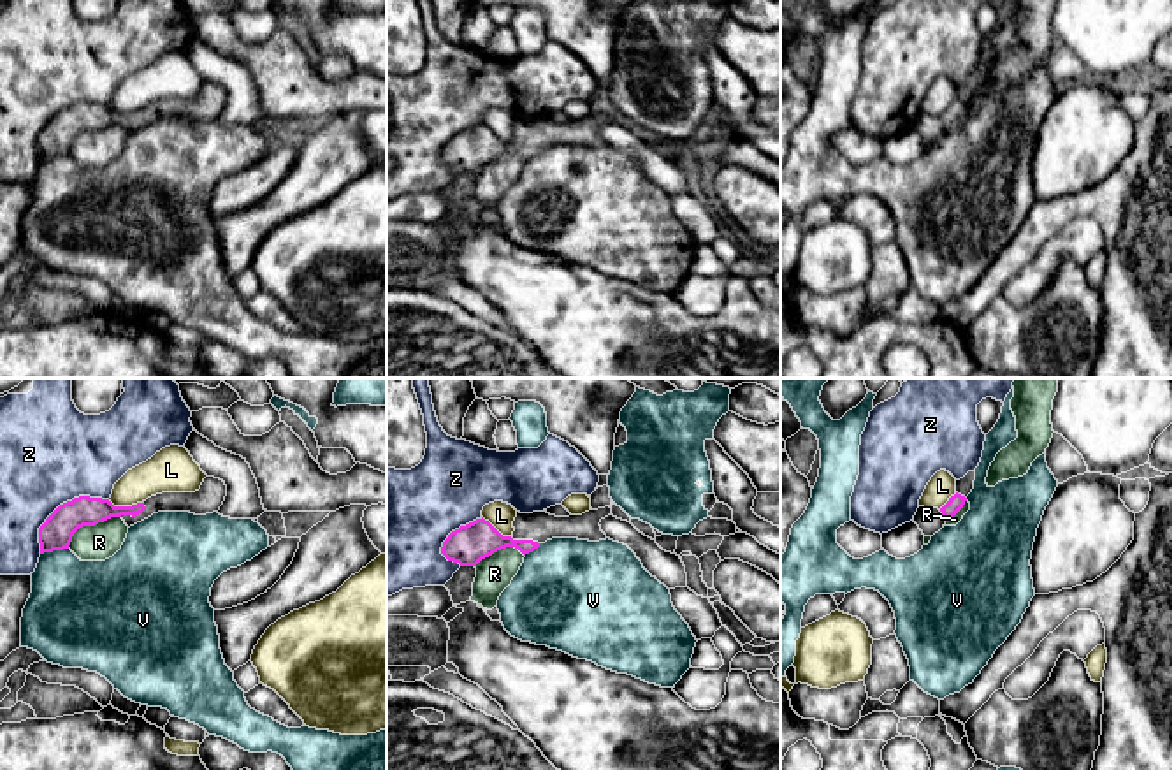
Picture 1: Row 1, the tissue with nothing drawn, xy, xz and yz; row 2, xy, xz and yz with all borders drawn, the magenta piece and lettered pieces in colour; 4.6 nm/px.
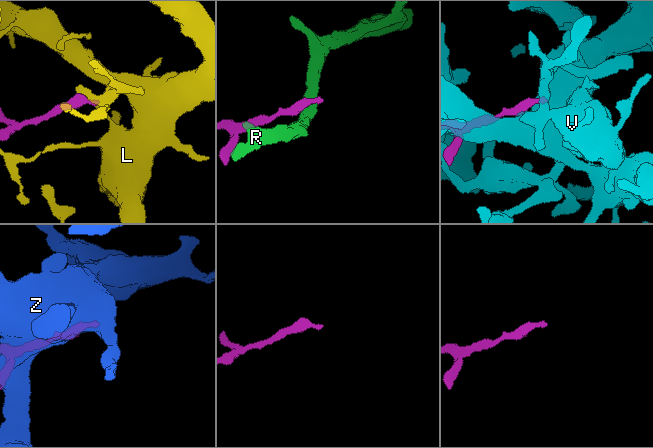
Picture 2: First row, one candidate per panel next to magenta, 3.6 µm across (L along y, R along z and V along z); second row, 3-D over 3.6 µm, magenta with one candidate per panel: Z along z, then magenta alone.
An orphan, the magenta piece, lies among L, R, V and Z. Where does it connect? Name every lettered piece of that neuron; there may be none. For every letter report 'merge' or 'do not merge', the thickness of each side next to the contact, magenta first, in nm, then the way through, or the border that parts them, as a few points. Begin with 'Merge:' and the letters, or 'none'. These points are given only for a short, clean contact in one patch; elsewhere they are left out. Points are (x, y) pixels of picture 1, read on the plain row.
Merge: none
L: do not merge; 140 nm thick on the magenta side, 190 nm on the other; border along xy (108, 106), (115, 111), (141, 109)
R: do not merge; 150 nm thick on the magenta side, 170 nm on the other; border along xy (120, 122), (83, 131), (67, 153)
V: do not merge; 150 nm thick on the magenta side, 380 nm on the other
Z: do not merge; 150 nm thick on the magenta side, 460 nm on the other

